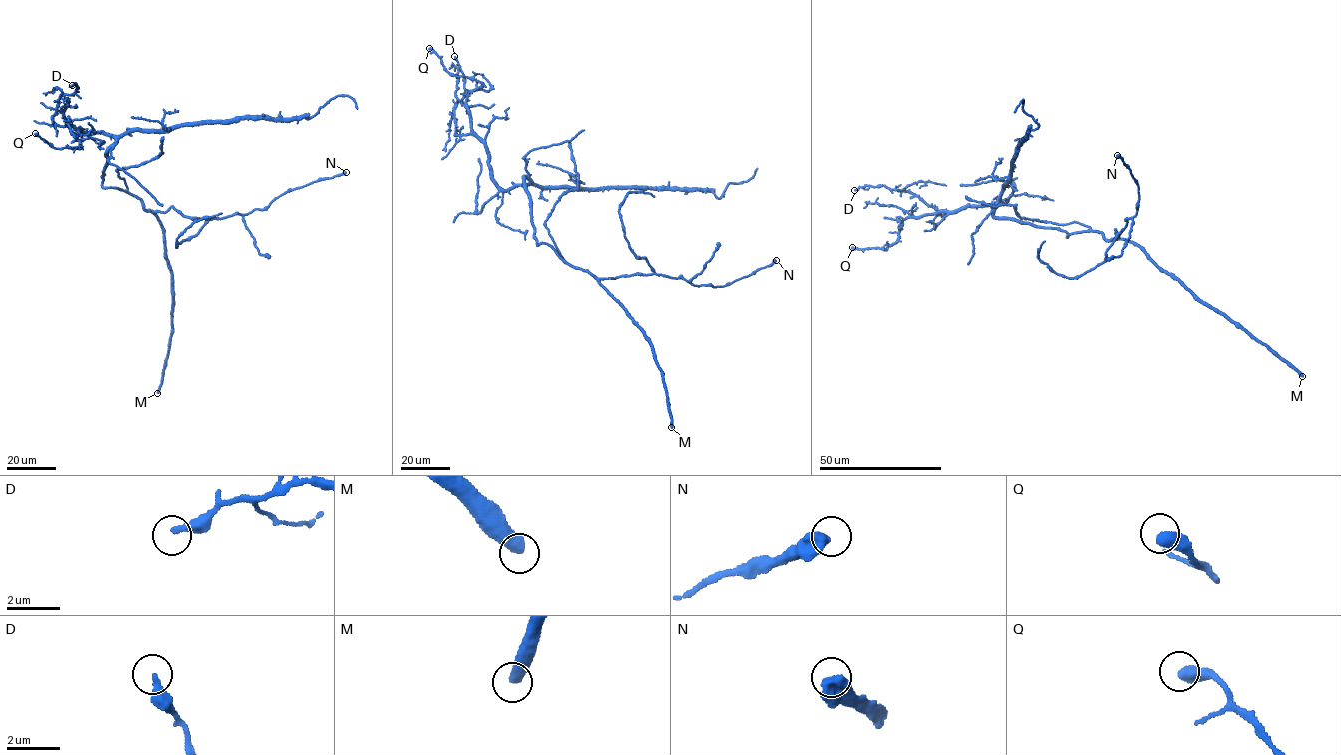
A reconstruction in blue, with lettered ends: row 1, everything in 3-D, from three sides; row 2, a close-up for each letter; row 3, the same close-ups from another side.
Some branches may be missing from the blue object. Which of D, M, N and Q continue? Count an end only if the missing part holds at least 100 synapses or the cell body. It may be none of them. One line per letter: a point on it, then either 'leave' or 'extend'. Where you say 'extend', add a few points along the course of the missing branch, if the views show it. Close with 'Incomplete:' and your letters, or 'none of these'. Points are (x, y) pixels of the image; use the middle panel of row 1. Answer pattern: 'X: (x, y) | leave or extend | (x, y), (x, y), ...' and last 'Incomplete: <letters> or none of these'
D: (454, 56) | leave
M: (671, 427) | extend
N: (776, 260) | leave
Q: (429, 48) | leave
Incomplete: M

